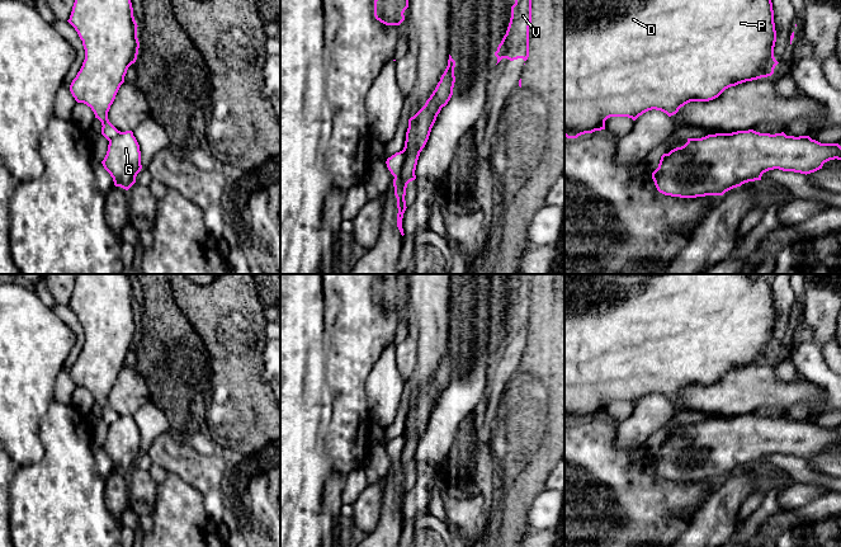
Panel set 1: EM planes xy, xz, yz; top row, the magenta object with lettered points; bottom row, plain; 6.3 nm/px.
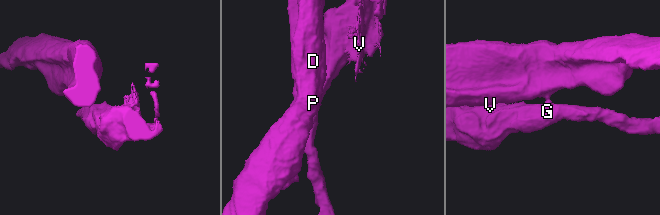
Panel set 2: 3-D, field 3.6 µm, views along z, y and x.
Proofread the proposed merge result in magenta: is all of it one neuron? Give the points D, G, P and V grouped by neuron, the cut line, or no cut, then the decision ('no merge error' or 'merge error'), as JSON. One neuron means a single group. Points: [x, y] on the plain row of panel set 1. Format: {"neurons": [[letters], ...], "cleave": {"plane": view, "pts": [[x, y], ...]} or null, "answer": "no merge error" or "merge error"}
{"neurons": [["D", "P"], ["G", "V"]], "cleave": {"plane": "xz", "pts": [[402, 435], [404, 444], [401, 452], [393, 460]]}, "answer": "merge error"}

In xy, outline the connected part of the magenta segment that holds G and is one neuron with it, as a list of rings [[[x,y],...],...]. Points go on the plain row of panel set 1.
[[[132,415],[119,416],[117,421],[109,425],[101,448],[113,462],[115,471],[128,475],[136,467],[142,449],[140,429]]]

